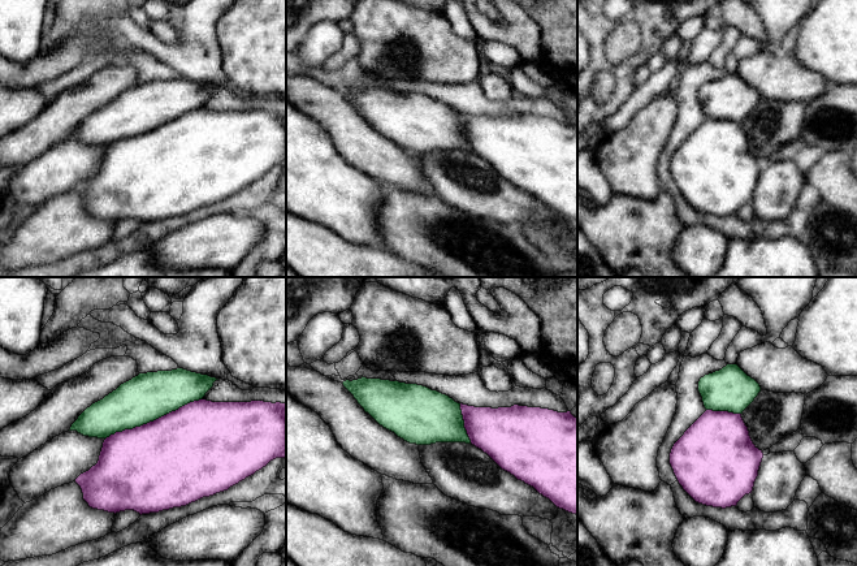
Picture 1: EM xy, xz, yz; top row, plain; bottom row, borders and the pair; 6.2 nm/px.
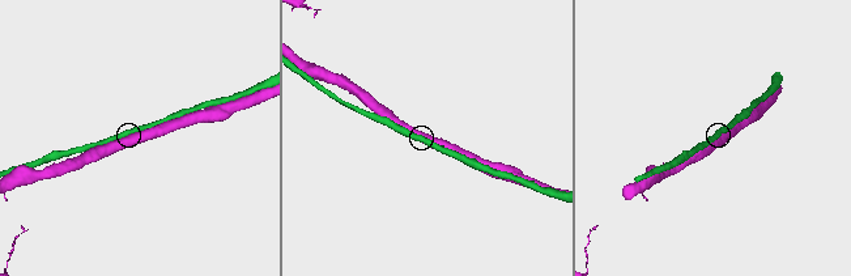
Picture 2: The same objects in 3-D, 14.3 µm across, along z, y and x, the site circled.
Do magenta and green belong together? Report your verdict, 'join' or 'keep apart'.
keep apart

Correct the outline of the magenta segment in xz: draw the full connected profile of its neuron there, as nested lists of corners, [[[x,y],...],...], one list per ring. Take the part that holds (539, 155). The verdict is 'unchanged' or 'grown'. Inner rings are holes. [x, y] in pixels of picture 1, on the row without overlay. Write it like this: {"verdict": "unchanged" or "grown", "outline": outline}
{"verdict": "unchanged", "outline": [[[463,112],[460,118],[472,154],[557,216],[577,224],[577,126],[571,120],[519,113],[492,117]]]}

